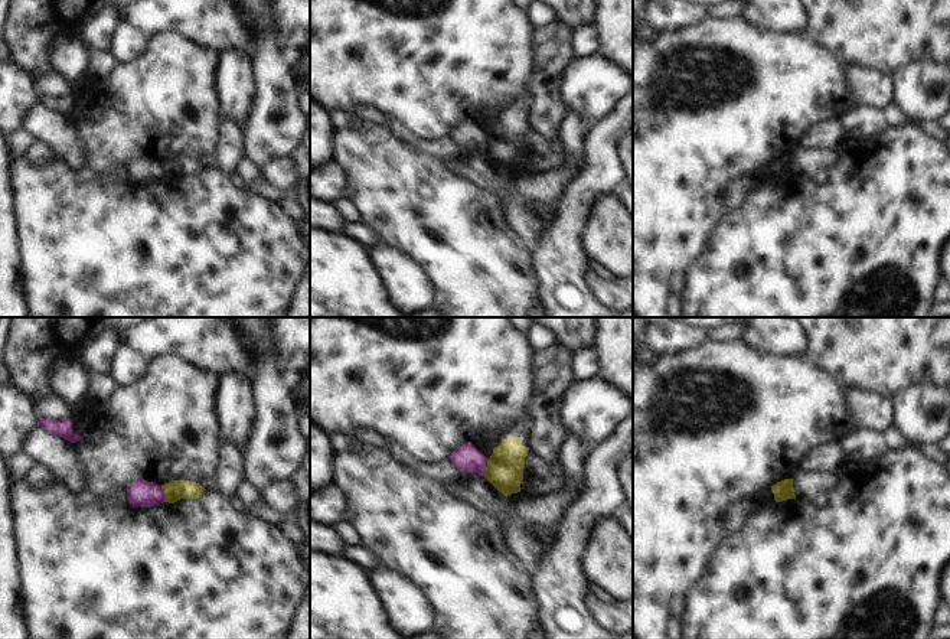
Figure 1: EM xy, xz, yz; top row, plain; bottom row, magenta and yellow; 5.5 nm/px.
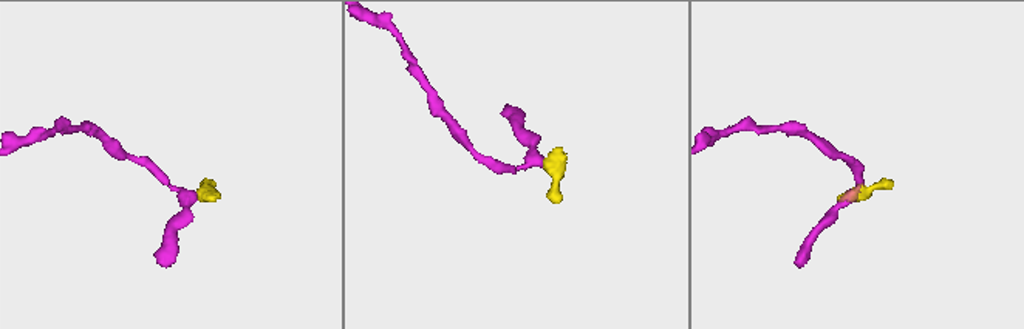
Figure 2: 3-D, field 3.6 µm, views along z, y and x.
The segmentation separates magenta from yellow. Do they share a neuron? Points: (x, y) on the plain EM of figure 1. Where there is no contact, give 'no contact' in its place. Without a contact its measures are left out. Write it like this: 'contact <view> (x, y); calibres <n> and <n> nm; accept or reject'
contact xy (163, 170); calibres 150 and 120 nm; reject

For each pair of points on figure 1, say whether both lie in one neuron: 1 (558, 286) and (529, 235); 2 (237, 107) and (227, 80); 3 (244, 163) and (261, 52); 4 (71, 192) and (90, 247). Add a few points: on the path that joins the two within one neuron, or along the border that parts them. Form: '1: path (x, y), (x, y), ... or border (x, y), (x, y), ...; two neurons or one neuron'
1: border (544, 222), (541, 235), (528, 247); two neurons
2: path (235, 100), (234, 87); one neuron
3: border (244, 155), (258, 169); two neurons
4: path (71, 205), (71, 228), (77, 234); one neuron

